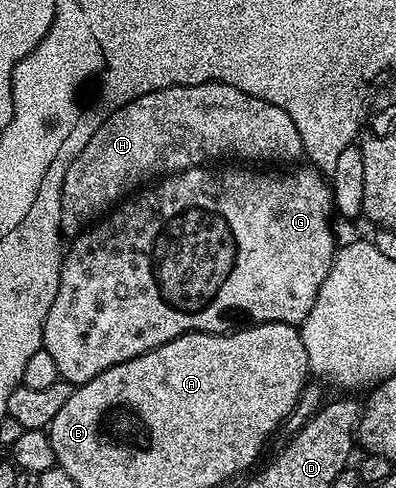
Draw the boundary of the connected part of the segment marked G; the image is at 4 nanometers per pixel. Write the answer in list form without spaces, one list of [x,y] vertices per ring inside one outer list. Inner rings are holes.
[[[203,165],[176,171],[151,185],[156,187],[148,186],[132,194],[126,201],[120,202],[106,217],[100,218],[94,225],[88,226],[74,236],[70,240],[71,248],[68,251],[66,248],[62,256],[57,297],[53,297],[53,305],[49,305],[49,313],[45,317],[43,326],[42,350],[48,351],[53,357],[60,380],[72,385],[88,383],[90,379],[97,377],[97,373],[105,373],[105,369],[113,365],[121,365],[121,361],[129,361],[141,353],[151,351],[154,347],[160,347],[177,337],[187,335],[190,331],[226,333],[236,330],[240,325],[256,323],[302,325],[305,317],[309,317],[309,309],[313,309],[313,301],[317,301],[317,293],[335,259],[337,242],[335,243],[335,235],[331,232],[333,208],[328,180],[324,176],[322,179],[311,167],[298,167],[280,170],[283,171],[280,175],[270,175],[267,172],[270,170],[267,169],[223,171],[220,175],[214,175],[213,172],[207,171],[211,169]]]

